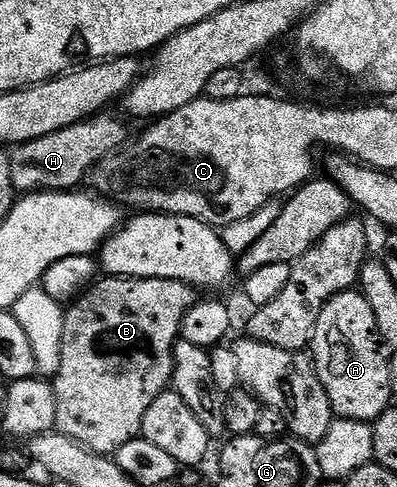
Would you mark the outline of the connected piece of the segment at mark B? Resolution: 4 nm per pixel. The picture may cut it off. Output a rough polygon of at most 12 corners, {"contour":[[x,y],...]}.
{"contour":[[103,277],[66,308],[55,430],[114,456],[168,390],[196,288]]}

